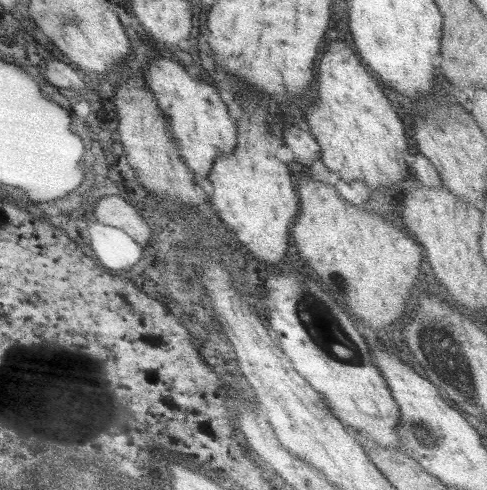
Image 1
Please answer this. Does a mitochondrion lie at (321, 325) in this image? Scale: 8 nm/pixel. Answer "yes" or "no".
yes

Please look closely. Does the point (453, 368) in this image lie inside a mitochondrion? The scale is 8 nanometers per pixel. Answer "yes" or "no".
yes

